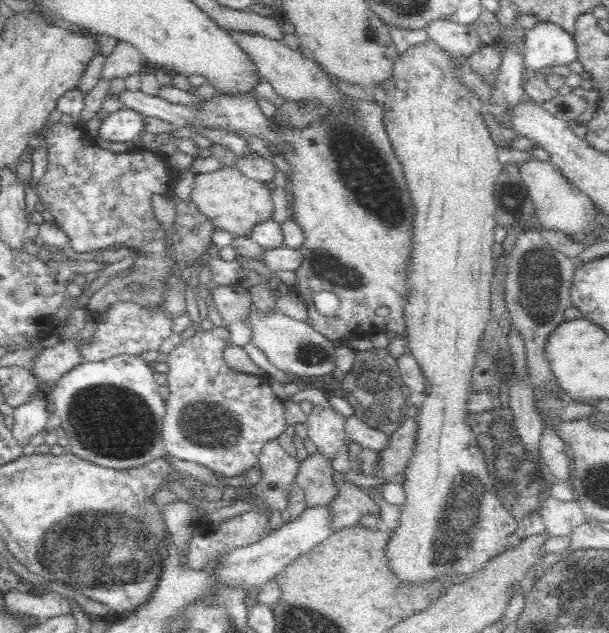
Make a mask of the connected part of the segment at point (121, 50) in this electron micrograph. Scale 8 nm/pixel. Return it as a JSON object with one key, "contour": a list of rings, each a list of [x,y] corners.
{"contour":[[[121,40],[117,42],[116,48],[104,60],[104,66],[98,74],[100,80],[112,82],[112,80],[122,80],[128,78],[136,72],[145,71],[144,60],[136,48]]]}

